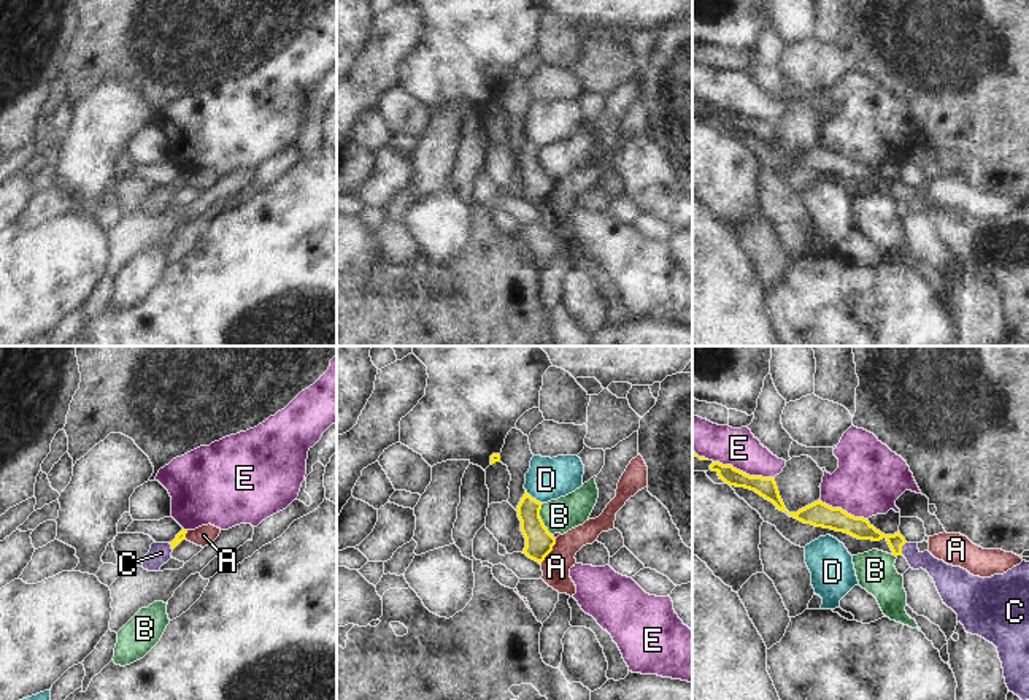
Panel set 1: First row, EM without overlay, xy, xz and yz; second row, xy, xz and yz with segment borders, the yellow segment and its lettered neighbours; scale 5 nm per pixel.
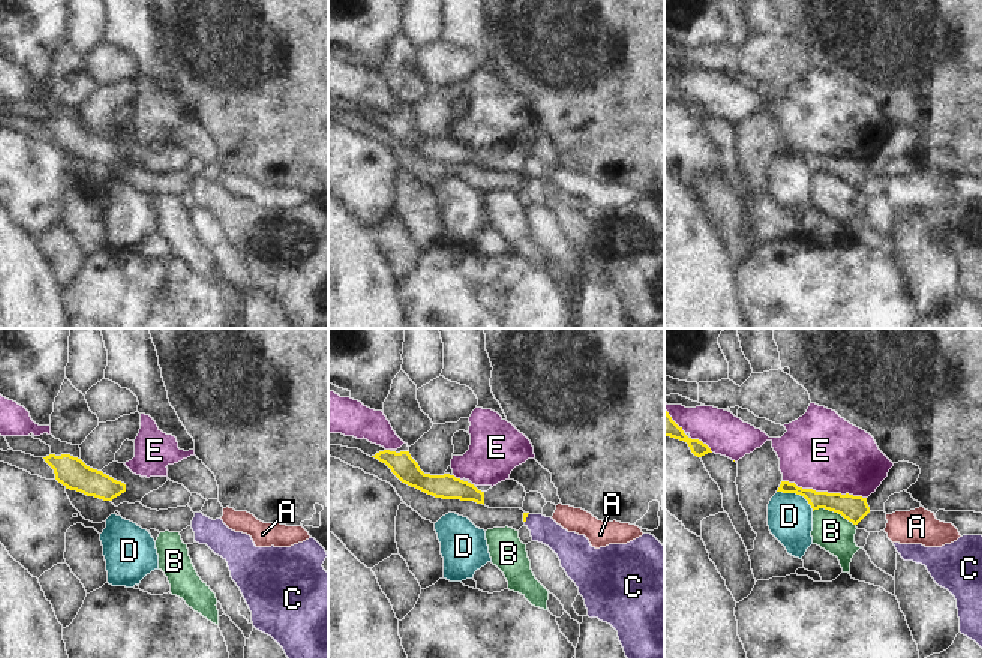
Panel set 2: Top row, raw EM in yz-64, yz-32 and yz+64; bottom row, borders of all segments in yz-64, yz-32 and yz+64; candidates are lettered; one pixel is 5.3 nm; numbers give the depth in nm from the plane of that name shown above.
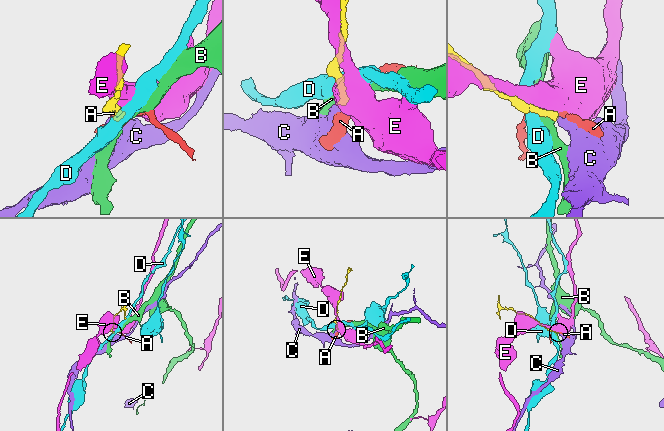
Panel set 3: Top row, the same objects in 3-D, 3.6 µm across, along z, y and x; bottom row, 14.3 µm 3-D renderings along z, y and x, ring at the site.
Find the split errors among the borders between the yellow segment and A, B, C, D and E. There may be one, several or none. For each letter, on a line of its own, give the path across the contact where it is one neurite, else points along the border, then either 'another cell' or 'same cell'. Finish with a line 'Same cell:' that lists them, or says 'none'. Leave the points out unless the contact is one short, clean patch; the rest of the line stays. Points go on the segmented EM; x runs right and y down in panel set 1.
A: along xz (556, 538), (551, 551), (540, 564) | another cell
B: along xz (542, 503), (540, 519), (551, 535) | another cell
C: across yz (858, 527), (885, 535), (901, 548), (942, 573) | same cell
D: along xz (526, 489), (542, 503) | another cell
E: another cell
Same cell: C

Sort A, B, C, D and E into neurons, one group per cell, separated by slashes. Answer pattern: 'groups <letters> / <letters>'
groups A / B / C / D / E

